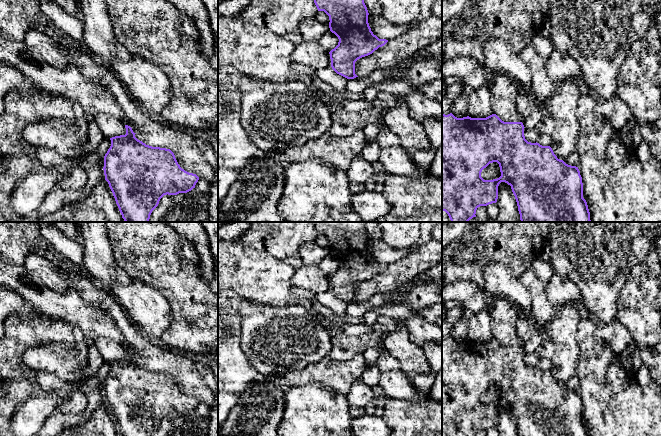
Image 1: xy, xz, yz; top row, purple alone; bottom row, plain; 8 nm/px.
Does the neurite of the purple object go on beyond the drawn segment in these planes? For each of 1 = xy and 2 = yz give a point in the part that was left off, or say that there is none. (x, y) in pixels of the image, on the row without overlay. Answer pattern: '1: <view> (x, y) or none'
1: none
2: none

